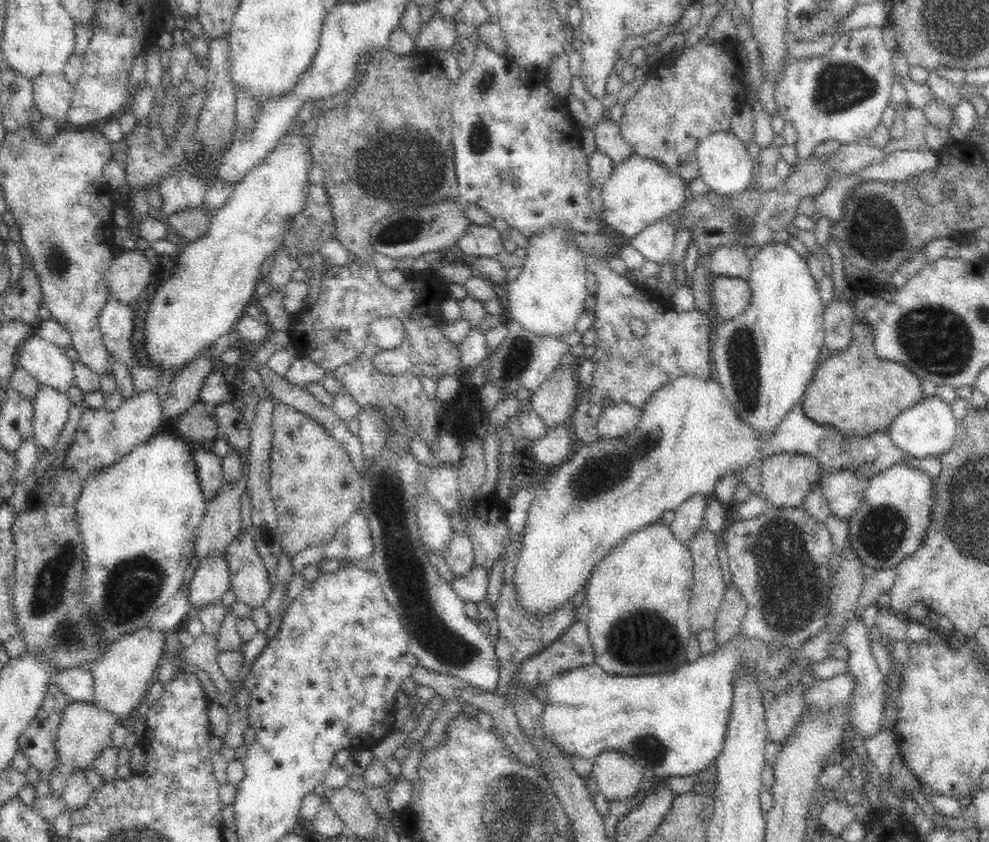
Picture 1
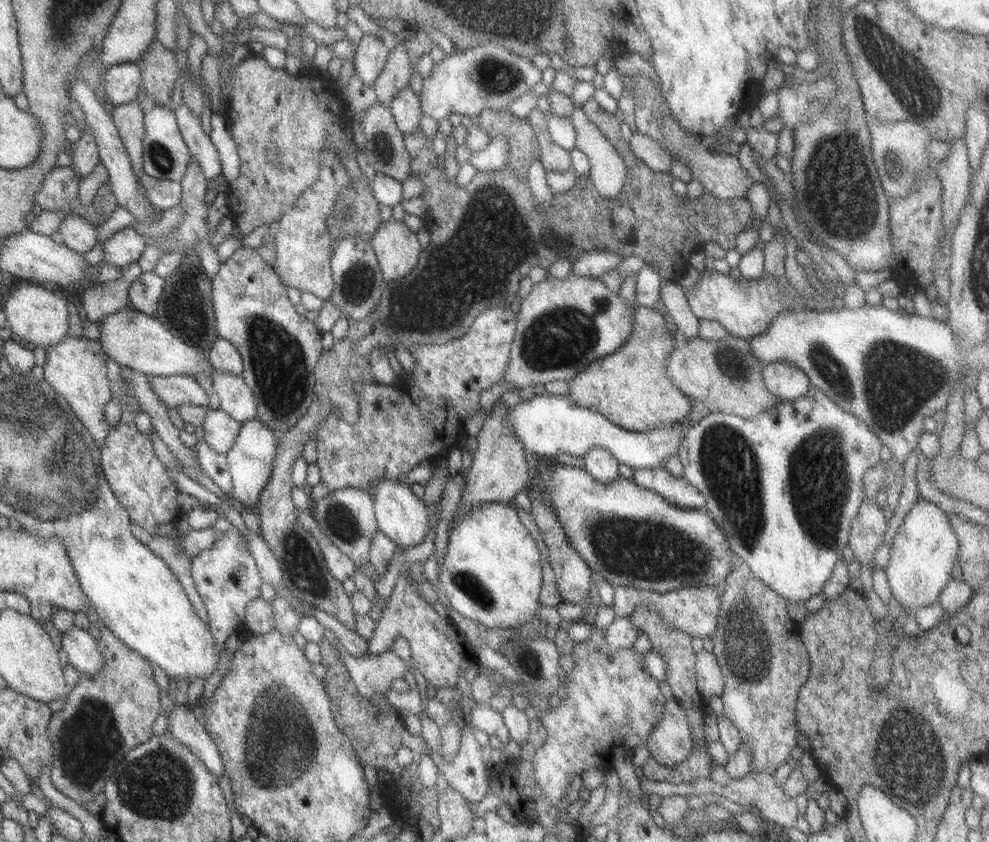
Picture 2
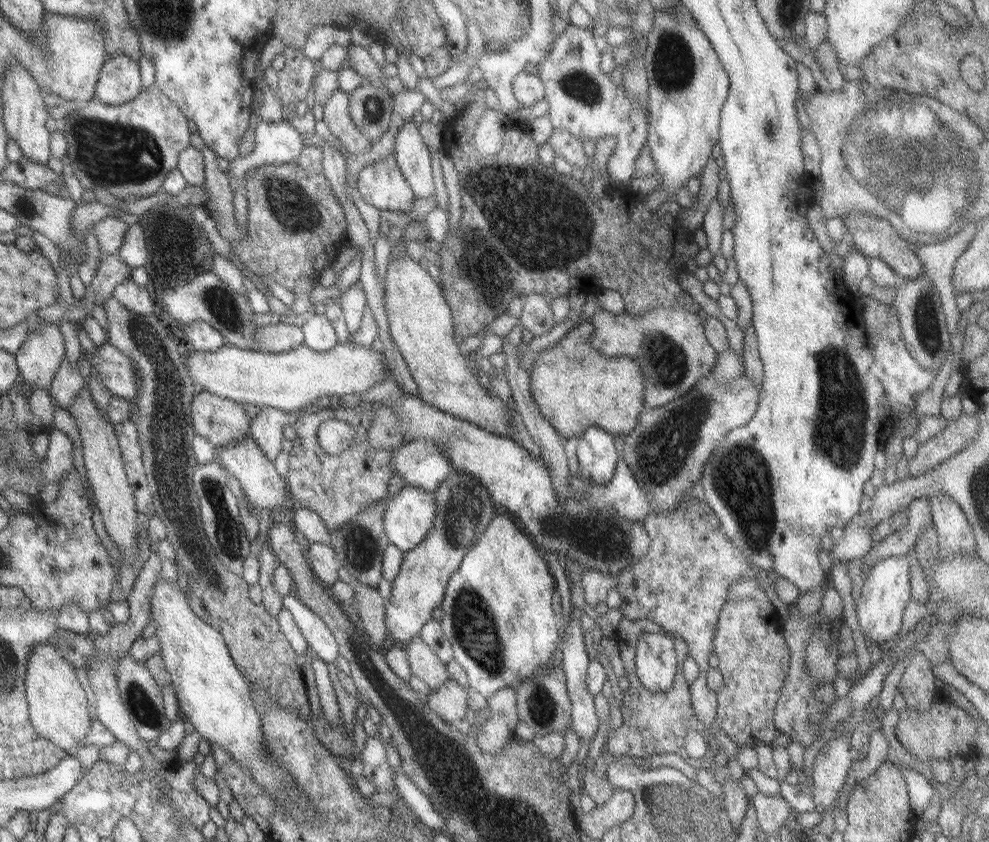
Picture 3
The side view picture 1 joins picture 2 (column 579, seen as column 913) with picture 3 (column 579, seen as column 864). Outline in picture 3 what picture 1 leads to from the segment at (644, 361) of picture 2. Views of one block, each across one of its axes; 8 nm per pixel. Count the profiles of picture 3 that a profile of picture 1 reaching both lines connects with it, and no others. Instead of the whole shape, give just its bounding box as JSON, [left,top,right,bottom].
[529,318,643,438]

